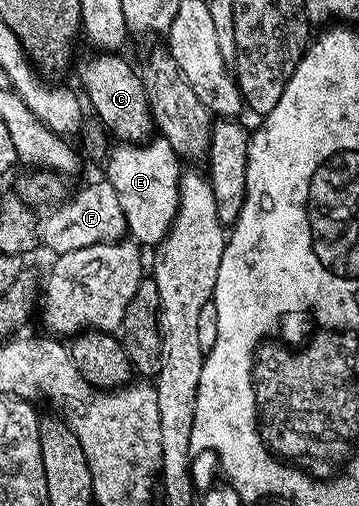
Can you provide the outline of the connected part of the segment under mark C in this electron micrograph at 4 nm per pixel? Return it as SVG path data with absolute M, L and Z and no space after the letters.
M95 53L92 59L79 71L79 79L83 82L82 94L87 94L86 102L95 109L95 115L104 123L102 126L108 132L116 135L116 140L122 143L146 143L155 131L155 122L149 109L149 97L145 97L145 85L141 85L141 77L134 66L130 67L119 53Z

